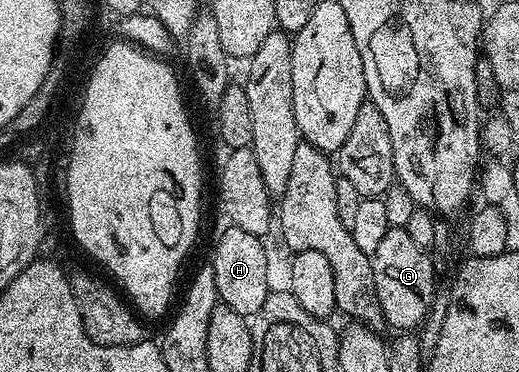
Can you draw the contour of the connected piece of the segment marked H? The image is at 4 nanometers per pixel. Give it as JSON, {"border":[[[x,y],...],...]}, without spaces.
{"border":[[[229,225],[222,231],[221,238],[213,249],[211,264],[220,304],[231,307],[231,311],[239,311],[239,315],[246,319],[252,318],[261,310],[271,292],[269,257],[265,254],[265,243],[262,238],[251,235],[251,231]]]}

